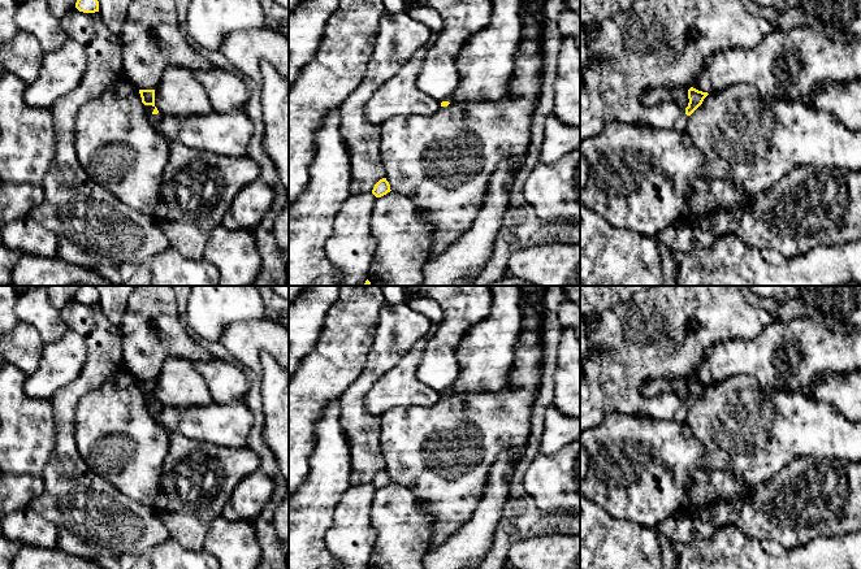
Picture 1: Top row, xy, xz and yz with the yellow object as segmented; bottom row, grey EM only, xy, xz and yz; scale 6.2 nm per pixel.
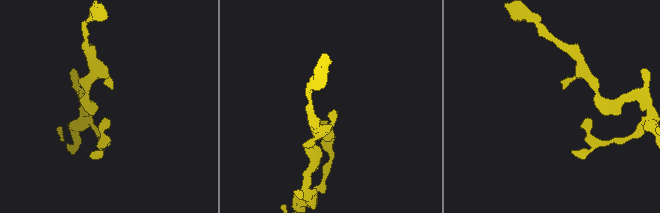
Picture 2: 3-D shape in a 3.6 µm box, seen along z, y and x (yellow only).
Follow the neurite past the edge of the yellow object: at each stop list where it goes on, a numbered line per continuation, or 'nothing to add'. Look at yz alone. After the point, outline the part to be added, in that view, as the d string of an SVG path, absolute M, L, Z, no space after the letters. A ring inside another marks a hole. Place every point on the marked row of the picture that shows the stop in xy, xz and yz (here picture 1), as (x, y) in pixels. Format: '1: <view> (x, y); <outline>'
1: yz (680, 125); M683 113L678 122L674 125L672 130L675 131L683 131L685 129L685 125L687 125L687 121L688 121L688 117L685 113Z

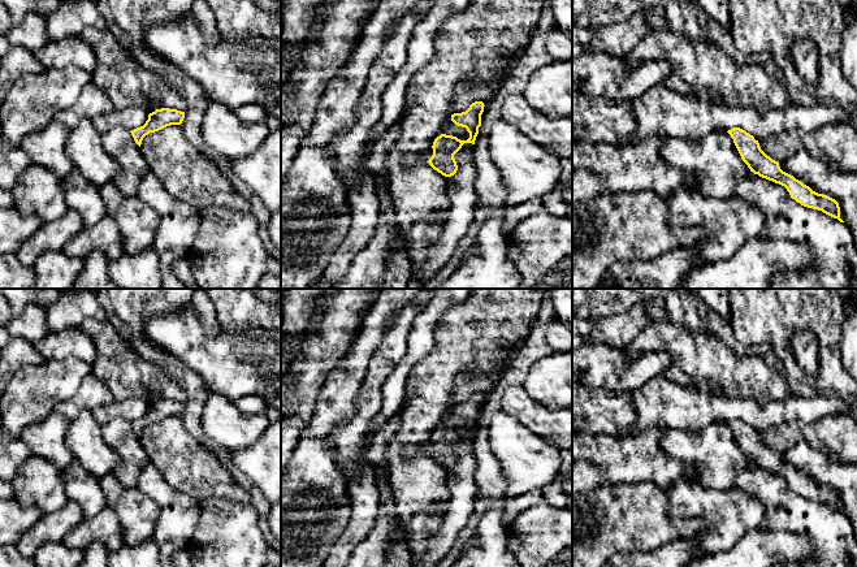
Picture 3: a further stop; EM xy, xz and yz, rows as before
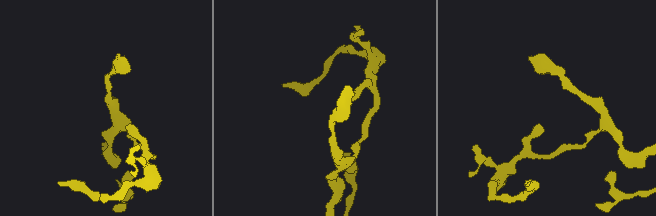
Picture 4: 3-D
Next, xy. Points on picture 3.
1: xy (126, 83); M86 27L78 39L92 48L96 65L91 82L108 96L114 111L139 107L148 113L161 108L185 112L181 95L159 74L143 68L111 30Z

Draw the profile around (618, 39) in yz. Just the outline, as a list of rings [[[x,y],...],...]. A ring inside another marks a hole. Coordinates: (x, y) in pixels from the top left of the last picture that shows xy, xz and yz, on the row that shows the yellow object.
[[[642,13],[628,21],[601,27],[580,27],[572,23],[572,44],[587,43],[593,55],[624,57],[654,29]]]

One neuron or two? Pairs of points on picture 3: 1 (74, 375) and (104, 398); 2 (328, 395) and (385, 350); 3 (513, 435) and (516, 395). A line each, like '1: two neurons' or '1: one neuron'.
1: two neurons
2: two neurons
3: two neurons

